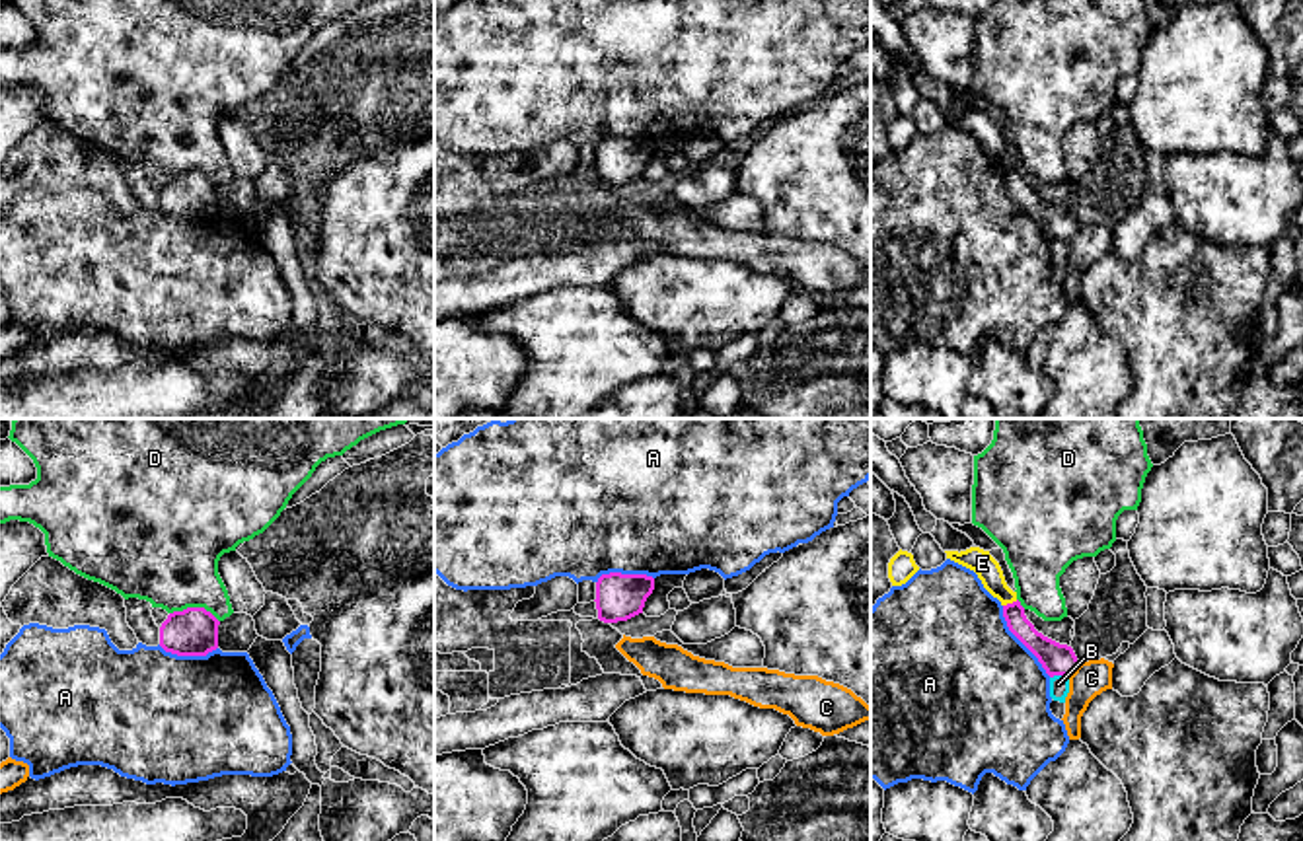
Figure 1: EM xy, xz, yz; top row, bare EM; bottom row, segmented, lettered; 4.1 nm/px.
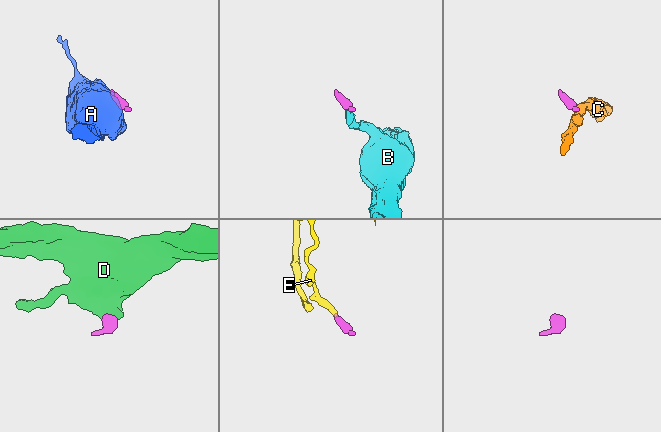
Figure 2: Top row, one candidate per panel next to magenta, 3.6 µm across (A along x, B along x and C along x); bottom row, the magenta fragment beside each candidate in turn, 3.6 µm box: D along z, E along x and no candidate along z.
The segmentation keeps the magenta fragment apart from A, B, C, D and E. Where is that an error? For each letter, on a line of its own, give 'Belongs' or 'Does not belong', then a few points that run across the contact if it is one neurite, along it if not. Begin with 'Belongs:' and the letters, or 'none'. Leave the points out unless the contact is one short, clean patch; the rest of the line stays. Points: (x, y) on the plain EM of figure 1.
Belongs: none
A: Does not belong. Line: yz (1002, 170), (1007, 193), (1050, 240)
B: Does not belong. Line: yz (1068, 240), (1050, 242)
C: Does not belong. Line: yz (1079, 226), (1068, 240)
D: Does not belong. Line: xy (170, 176), (205, 172), (219, 185)
E: Does not belong. Line: yz (1017, 164), (1004, 170)

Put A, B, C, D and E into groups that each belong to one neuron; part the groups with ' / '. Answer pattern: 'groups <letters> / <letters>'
groups A / B / C / D / E

